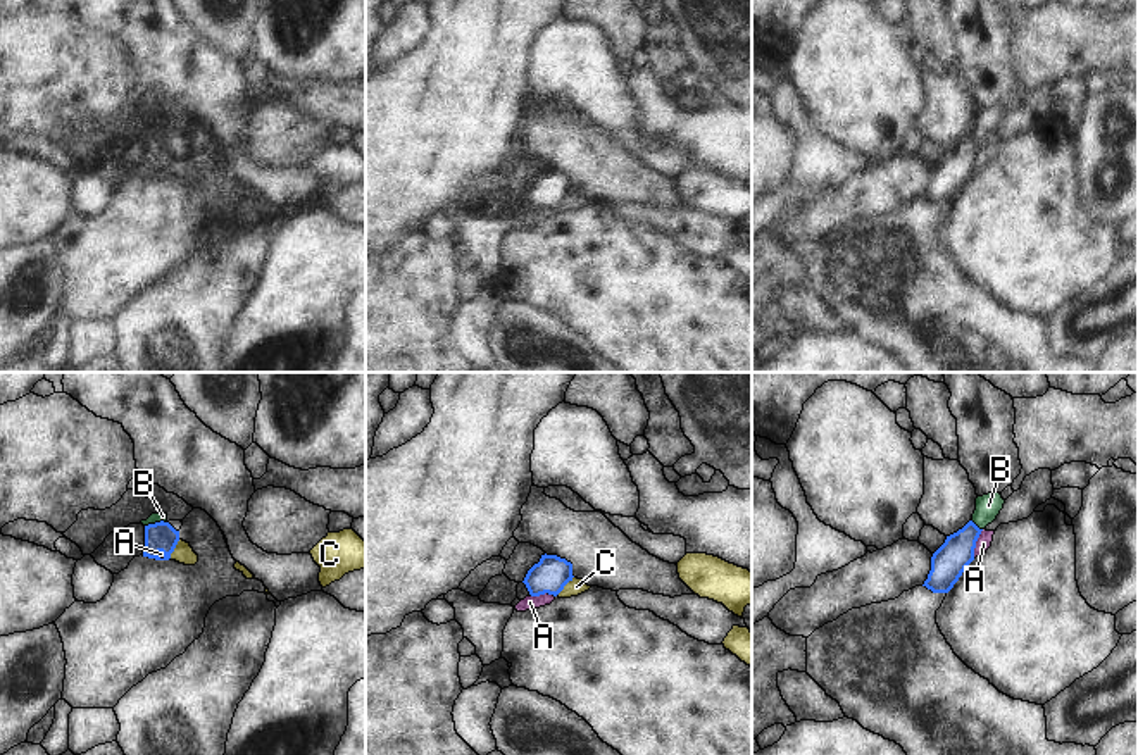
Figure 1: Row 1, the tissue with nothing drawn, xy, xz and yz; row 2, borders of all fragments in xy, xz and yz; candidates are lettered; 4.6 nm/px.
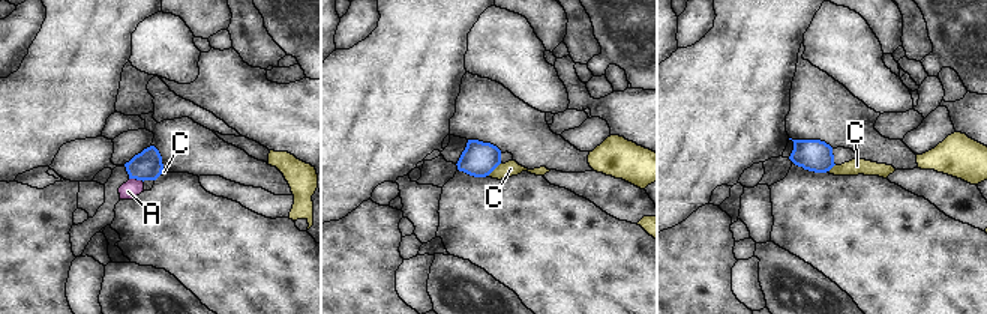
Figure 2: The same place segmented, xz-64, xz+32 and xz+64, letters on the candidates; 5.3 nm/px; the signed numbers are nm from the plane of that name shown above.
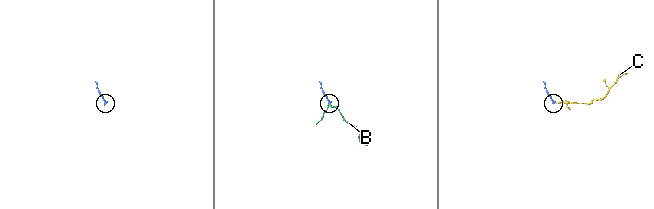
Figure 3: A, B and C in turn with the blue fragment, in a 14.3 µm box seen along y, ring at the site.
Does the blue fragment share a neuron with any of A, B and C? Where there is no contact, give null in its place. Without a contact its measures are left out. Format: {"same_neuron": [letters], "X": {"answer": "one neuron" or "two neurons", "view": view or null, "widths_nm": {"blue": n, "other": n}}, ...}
{"same_neuron": ["B"], "A": {"answer": "two neurons", "view": "yz", "widths_nm": {"blue": 160, "other": 70}}, "B": {"answer": "one neuron", "view": "xy", "widths_nm": {"blue": 140, "other": 50}}, "C": {"answer": "two neurons", "view": "xz", "widths_nm": {"blue": 170, "other": 80}}}

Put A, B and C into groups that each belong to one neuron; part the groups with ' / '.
A C / B

